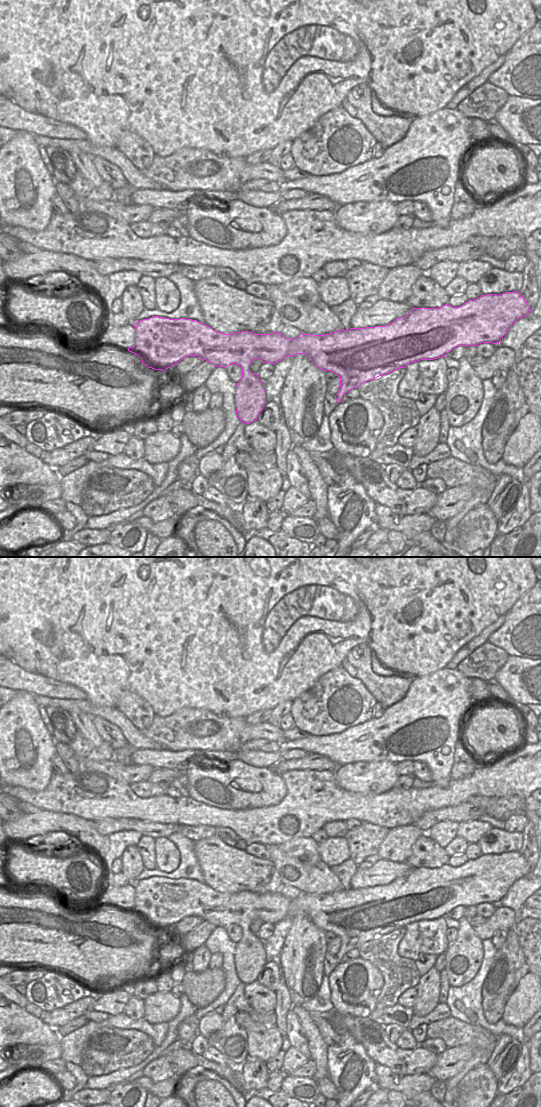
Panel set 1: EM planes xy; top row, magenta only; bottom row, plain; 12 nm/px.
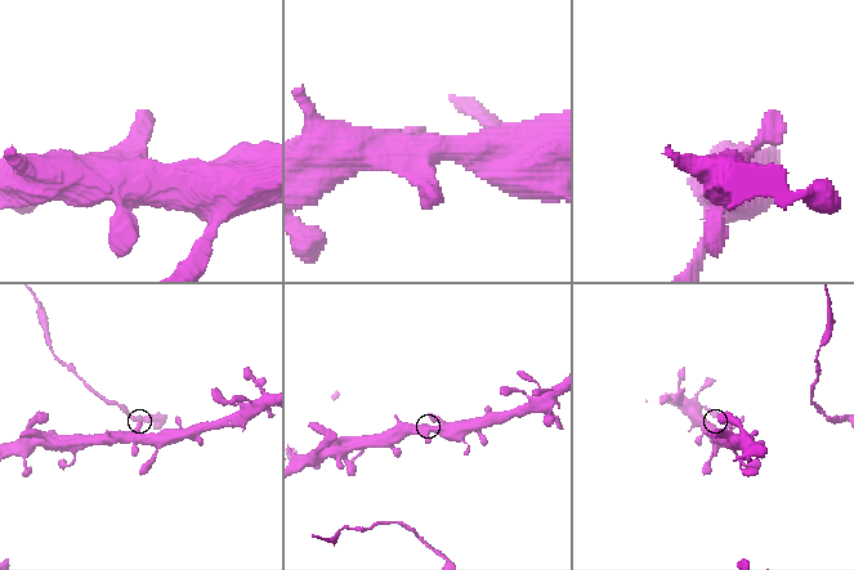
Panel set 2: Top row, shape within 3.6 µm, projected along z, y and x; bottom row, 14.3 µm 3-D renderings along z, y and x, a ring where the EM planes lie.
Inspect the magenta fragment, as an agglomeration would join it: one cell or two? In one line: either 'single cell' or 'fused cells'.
single cell

